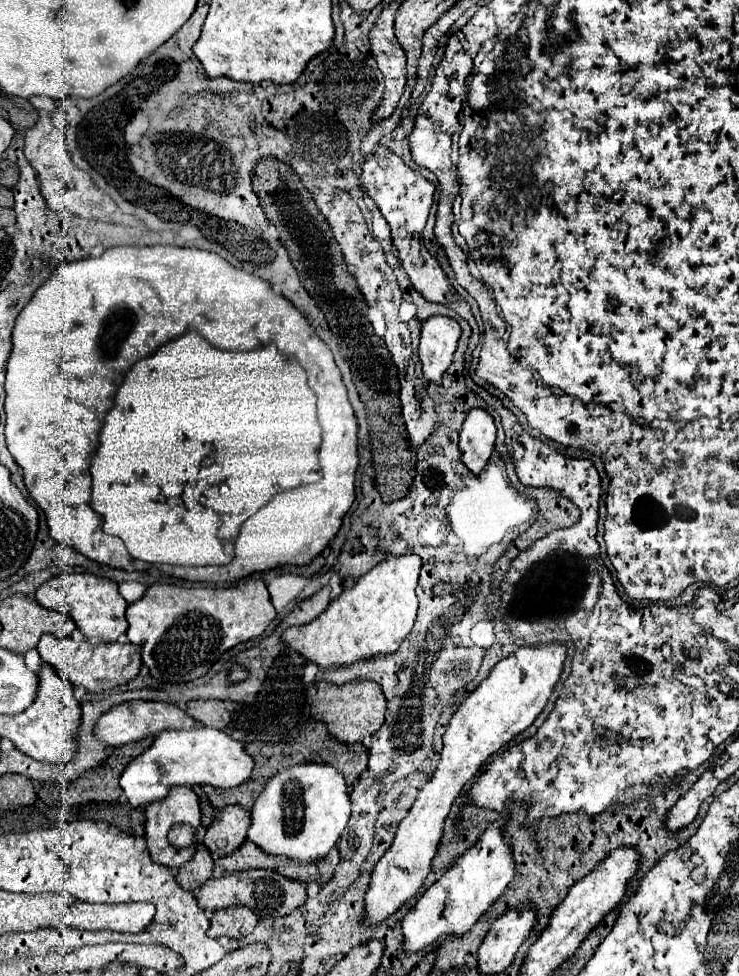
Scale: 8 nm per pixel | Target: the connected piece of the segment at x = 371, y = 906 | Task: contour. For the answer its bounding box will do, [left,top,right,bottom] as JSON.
[365,642,567,926]

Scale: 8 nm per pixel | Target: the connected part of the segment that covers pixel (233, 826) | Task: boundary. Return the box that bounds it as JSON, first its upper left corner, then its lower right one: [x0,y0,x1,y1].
[203,808,251,858]

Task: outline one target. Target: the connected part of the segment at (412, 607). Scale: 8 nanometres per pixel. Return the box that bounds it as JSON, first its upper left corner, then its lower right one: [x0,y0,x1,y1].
[281,556,419,670]

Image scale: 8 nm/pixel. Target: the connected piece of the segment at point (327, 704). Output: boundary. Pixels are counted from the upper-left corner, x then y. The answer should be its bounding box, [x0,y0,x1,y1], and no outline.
[307,680,385,744]

